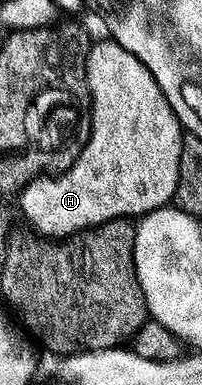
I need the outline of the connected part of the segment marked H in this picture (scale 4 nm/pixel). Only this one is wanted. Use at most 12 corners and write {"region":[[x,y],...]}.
{"region":[[120,43],[86,55],[90,139],[20,192],[61,240],[178,193],[184,127]]}

